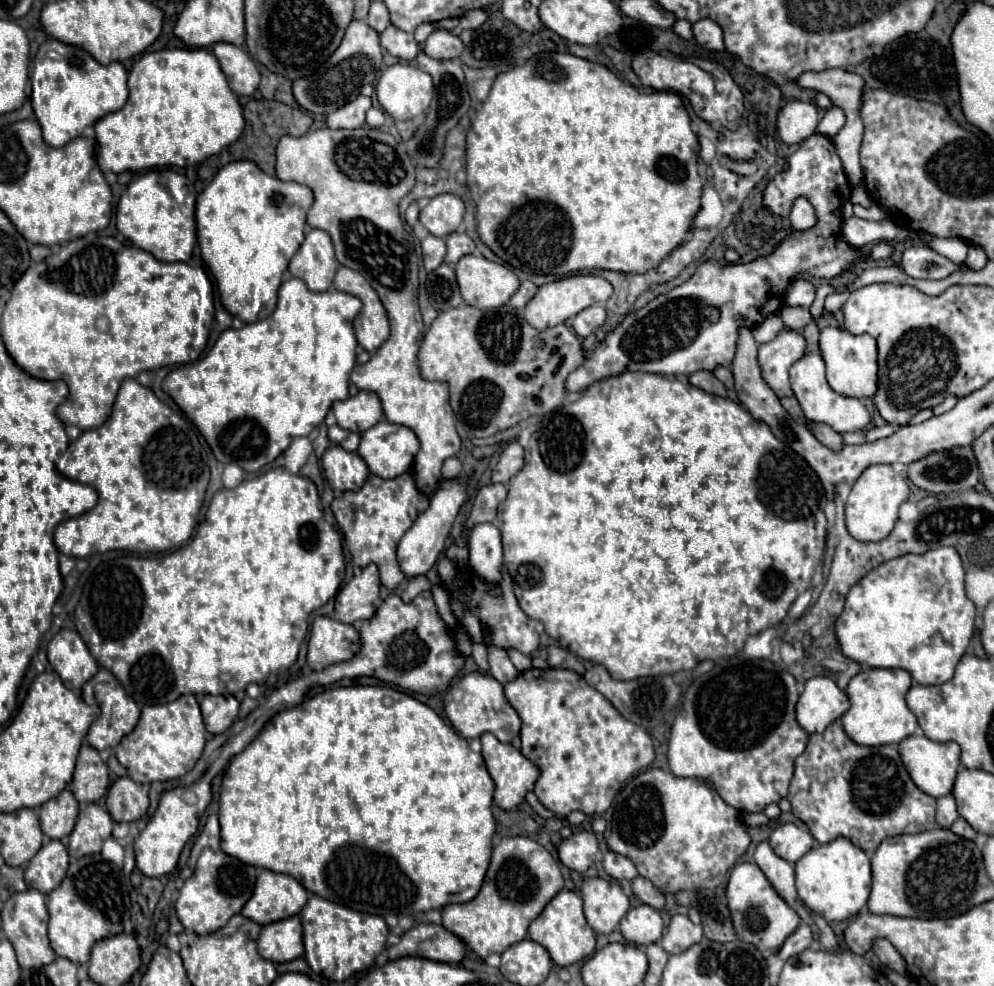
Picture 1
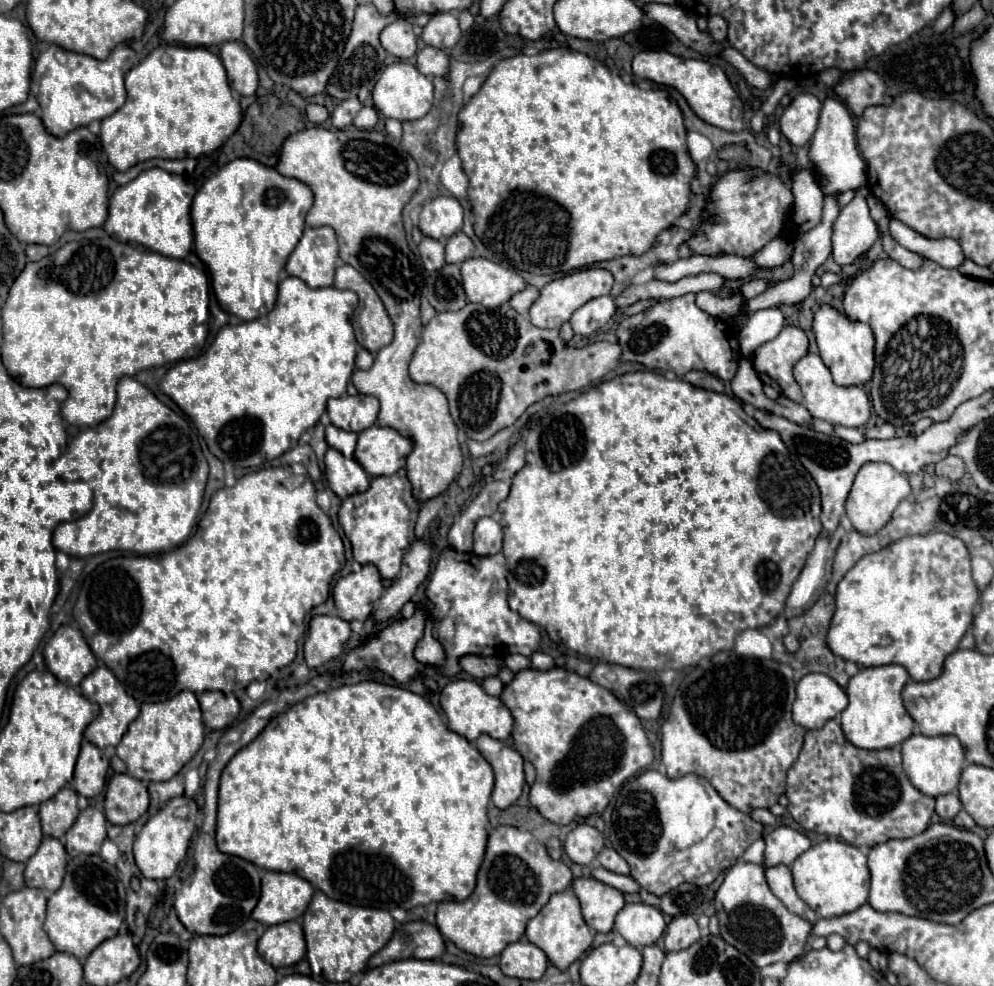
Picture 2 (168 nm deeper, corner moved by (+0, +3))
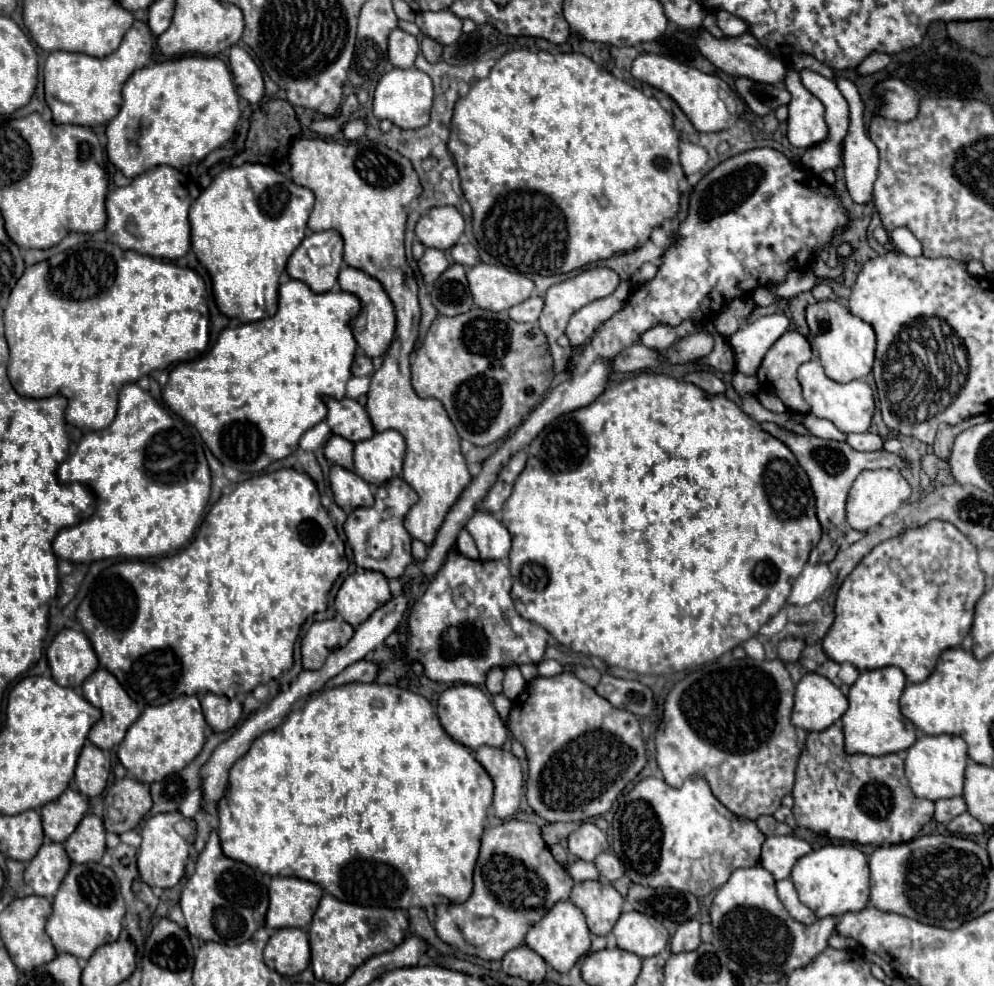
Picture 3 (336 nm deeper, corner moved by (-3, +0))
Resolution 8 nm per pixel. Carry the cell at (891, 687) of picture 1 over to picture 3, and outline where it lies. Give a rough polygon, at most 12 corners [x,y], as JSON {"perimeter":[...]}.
{"perimeter":[[899,667],[861,671],[841,717],[845,751],[907,751]]}

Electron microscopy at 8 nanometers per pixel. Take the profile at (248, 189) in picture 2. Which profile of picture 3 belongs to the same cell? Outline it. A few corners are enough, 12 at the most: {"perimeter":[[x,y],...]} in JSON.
{"perimeter":[[226,167],[189,209],[217,307],[277,311],[313,193]]}

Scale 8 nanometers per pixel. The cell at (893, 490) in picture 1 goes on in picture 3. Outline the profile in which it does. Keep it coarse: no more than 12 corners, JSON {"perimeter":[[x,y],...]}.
{"perimeter":[[891,469],[863,471],[847,497],[847,523],[867,531],[911,495]]}

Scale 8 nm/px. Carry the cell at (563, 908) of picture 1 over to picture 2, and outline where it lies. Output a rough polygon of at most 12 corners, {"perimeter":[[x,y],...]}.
{"perimeter":[[572,890],[526,924],[526,938],[566,970],[592,946]]}

